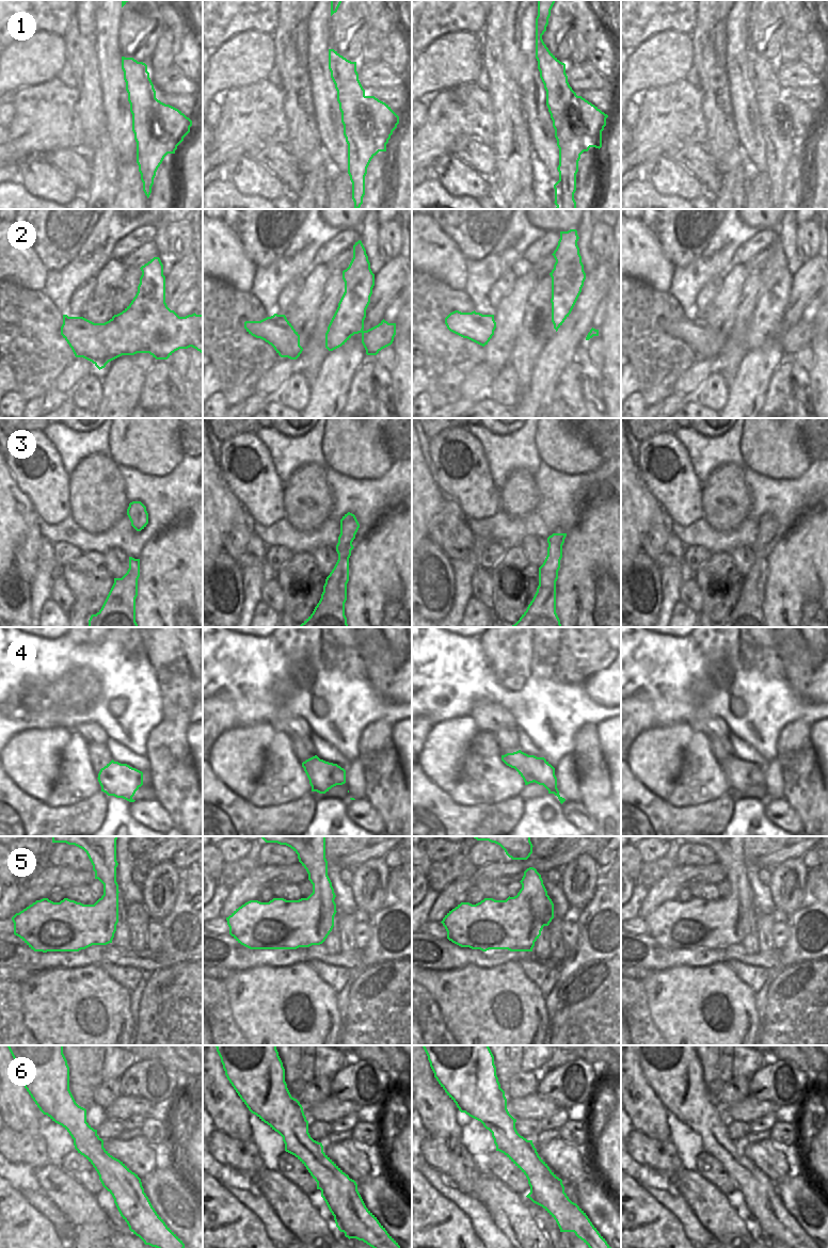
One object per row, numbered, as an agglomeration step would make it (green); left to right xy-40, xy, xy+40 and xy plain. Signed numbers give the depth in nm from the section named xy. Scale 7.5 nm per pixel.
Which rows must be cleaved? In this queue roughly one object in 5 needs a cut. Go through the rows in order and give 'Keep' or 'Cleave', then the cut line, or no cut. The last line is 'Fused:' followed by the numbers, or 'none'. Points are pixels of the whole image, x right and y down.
1: Cleave. Split along xy+40 (574, 92), (567, 107), (569, 125), (579, 136), (601, 134)
2: Keep. No split
3: Keep. No split
4: Cleave. Split along xy+40 (526, 758), (535, 781)
5: Keep. No split
6: Keep. No split
Fused: 1, 4.

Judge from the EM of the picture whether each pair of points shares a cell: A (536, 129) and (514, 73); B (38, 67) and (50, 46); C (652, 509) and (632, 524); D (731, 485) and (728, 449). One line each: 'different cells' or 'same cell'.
A: different cells
B: same cell
C: same cell
D: different cells

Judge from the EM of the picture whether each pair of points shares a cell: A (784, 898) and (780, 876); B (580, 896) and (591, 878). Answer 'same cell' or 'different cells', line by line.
A: same cell
B: same cell

